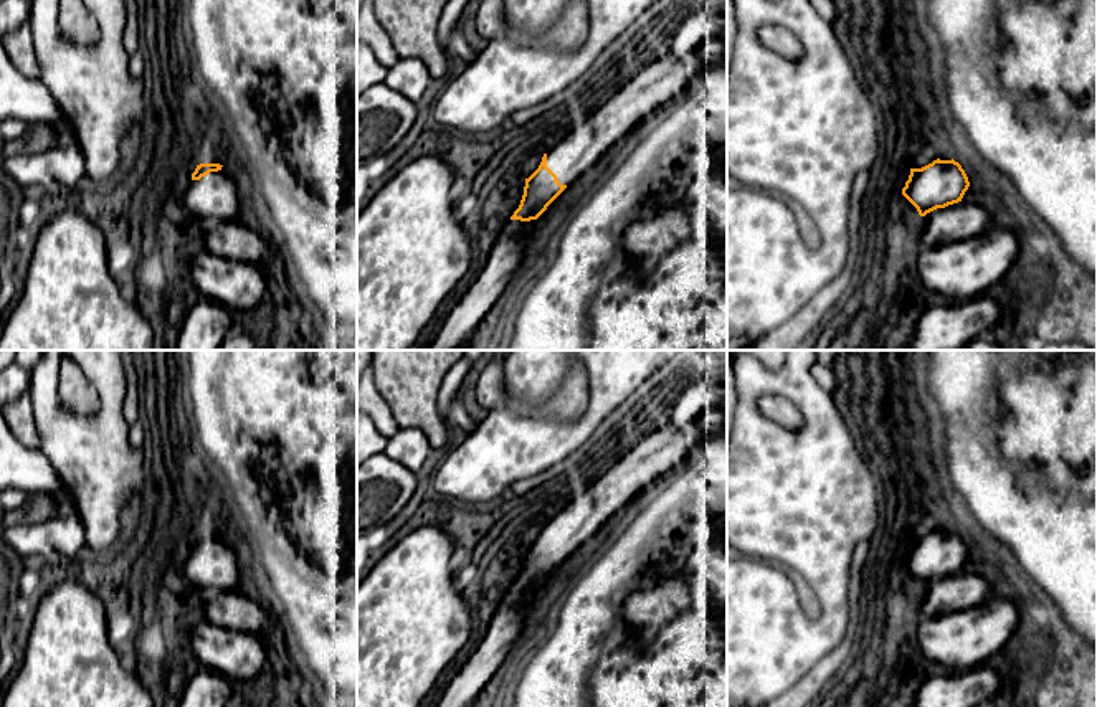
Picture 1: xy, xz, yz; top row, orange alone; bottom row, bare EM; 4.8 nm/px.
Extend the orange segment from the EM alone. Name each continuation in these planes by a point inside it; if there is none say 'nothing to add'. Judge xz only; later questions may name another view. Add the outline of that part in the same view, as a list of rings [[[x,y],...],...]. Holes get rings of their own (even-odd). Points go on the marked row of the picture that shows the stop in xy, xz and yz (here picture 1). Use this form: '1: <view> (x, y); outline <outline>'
1: xz (656, 80); outline [[[727,33],[707,38],[700,48],[676,58],[658,51],[639,61],[610,101],[562,132],[558,144],[547,152],[547,167],[568,187],[644,116],[686,91],[709,63],[725,58]]]

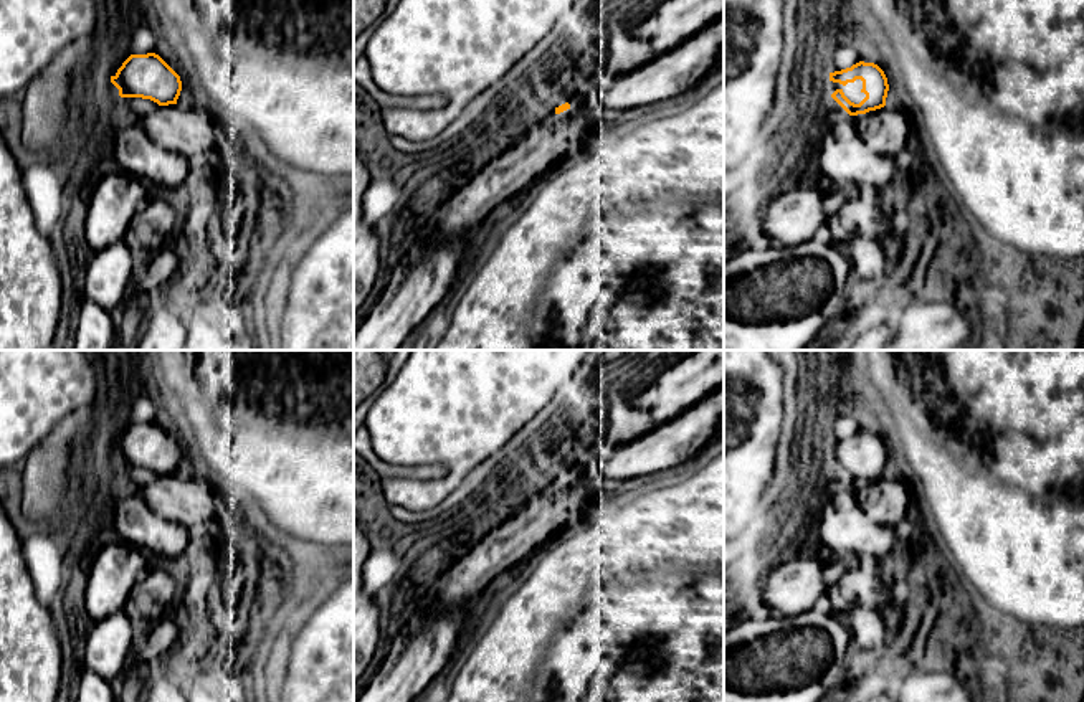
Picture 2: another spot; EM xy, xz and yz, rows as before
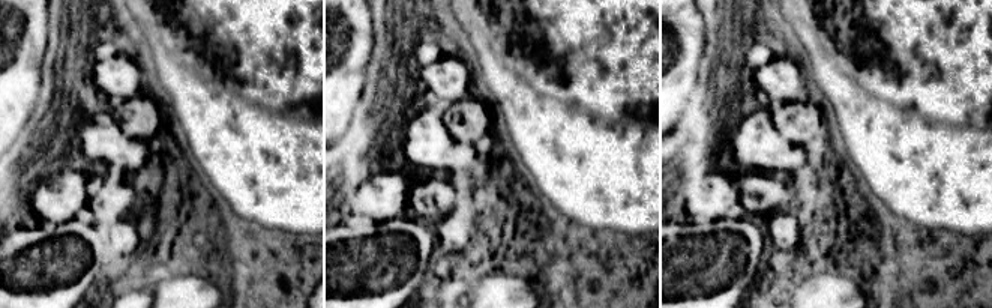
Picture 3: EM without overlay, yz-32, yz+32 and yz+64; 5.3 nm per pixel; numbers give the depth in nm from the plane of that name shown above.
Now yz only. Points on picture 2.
1: yz (851, 90); outline [[[830,74],[826,76],[826,86],[828,86],[828,91],[833,94],[836,89],[841,89],[844,92],[844,96],[854,102],[854,104],[859,104],[866,94],[861,91],[863,89],[863,81],[861,79],[856,79],[854,83],[848,83],[846,86],[839,84],[839,83],[833,83],[830,79]]]

